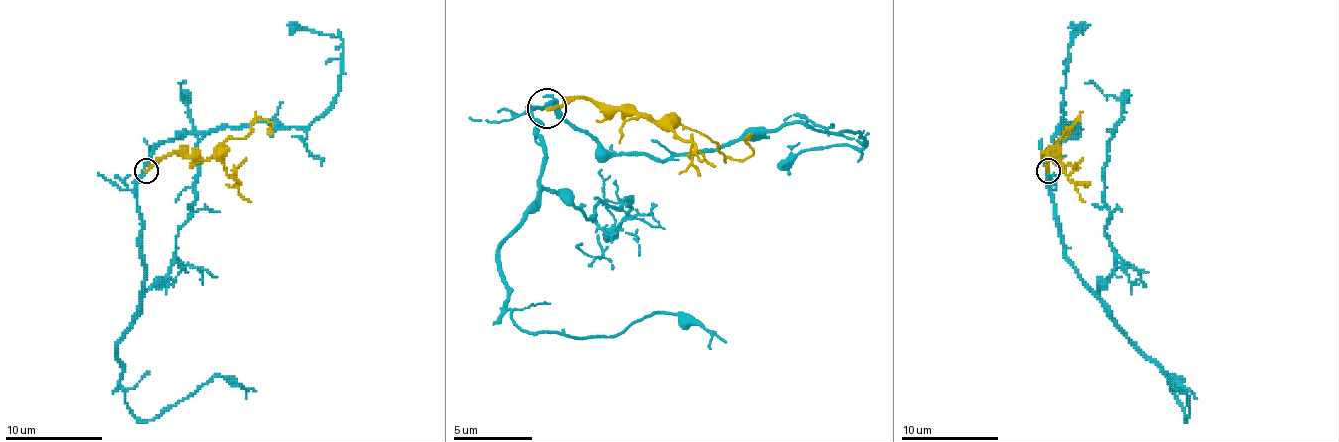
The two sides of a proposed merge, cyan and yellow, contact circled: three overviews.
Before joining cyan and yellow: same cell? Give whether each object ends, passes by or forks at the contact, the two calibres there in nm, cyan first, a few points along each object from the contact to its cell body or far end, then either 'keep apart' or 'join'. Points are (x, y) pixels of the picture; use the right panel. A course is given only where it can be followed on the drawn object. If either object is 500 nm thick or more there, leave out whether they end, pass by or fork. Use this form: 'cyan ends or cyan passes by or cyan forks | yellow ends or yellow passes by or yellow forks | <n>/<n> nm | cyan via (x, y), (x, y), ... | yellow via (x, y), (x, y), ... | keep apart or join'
cyan passes by | yellow ends | 240/220 nm | cyan via (1048, 170), (1048, 192), (1065, 260), (1119, 328), (1170, 381), (1187, 420), (1189, 398), (1174, 376), (1196, 398) | yellow via (1048, 170), (1041, 158), (1044, 153), (1051, 160), (1061, 138), (1080, 119), (1063, 134) | keep apart

